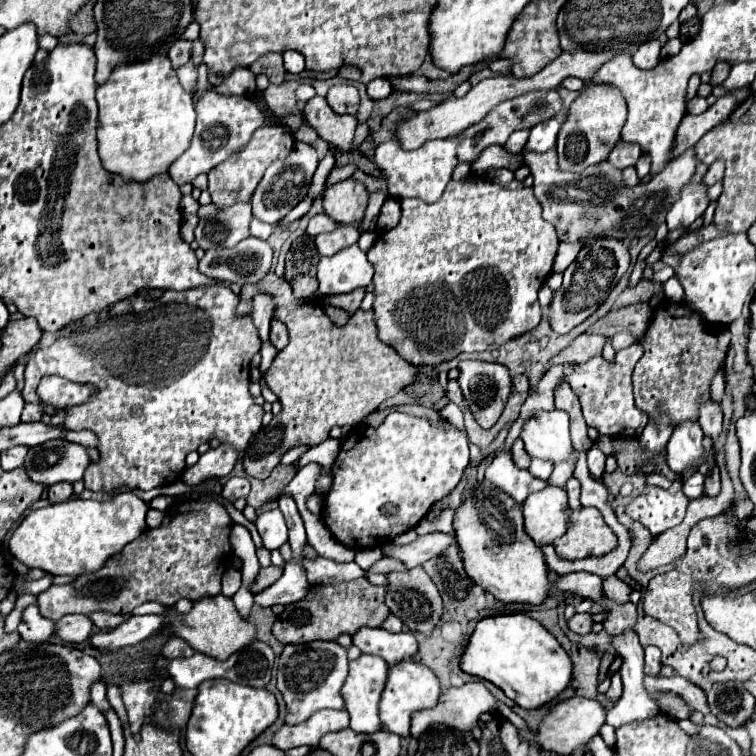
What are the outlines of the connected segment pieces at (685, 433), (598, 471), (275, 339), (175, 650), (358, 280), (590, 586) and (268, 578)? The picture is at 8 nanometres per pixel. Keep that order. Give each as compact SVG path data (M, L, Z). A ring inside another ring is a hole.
M683 421L675 427L667 443L667 463L675 473L685 475L703 457L701 439L703 431L697 421Z
M591 447L591 451L587 453L587 463L589 463L589 471L595 479L601 479L603 471L605 471L605 453L599 451L597 447Z
M273 319L271 321L271 343L273 343L273 347L281 351L287 345L287 339L289 339L289 335L287 335L285 325L281 321Z
M169 637L169 641L161 647L161 655L165 659L177 659L177 657L191 657L195 651L183 641L183 639L177 639L177 637Z
M351 245L333 257L321 257L317 279L323 295L349 293L371 283L373 265L367 261L367 255L359 249L359 245Z
M585 571L567 573L567 575L555 575L553 583L555 583L555 587L559 591L577 593L577 595L583 595L583 597L593 599L593 601L599 601L601 595L603 595L601 577L591 575L591 573L585 573Z
M269 565L269 567L261 567L259 575L255 577L255 581L249 585L249 591L251 593L261 593L263 589L267 589L269 585L273 585L279 577L281 577L283 569L281 567L275 567L275 565Z

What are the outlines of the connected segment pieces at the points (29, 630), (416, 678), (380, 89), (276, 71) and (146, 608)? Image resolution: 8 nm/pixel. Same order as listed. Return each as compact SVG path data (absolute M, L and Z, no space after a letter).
M29 605L23 609L21 623L17 627L21 639L29 643L43 643L53 635L53 629L55 629L55 621L41 617L37 605Z
M399 661L395 665L389 665L385 689L379 701L379 719L383 723L383 729L387 727L387 731L391 733L399 733L401 737L407 737L411 713L419 709L431 709L439 701L439 693L441 693L439 679L425 665L415 661Z
M375 79L375 81L371 81L371 83L367 85L367 91L369 91L369 95L371 95L375 101L379 101L379 99L389 97L391 91L393 91L393 87L391 87L391 81L389 81L389 79Z
M269 53L269 55L263 55L259 57L251 67L249 67L251 73L259 75L259 73L265 73L269 77L271 83L275 85L281 85L285 81L285 69L283 69L283 57L279 53Z
M153 601L144 603L136 607L132 611L128 612L127 614L131 616L146 615L146 614L162 614L166 611L166 609L167 607L165 607L164 605L161 605L160 603Z

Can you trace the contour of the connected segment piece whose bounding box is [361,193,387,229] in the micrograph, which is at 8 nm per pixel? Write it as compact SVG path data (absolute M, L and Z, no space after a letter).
M375 193L375 195L371 195L371 199L369 199L369 205L367 205L367 211L365 211L365 217L363 217L363 221L361 221L361 225L367 229L369 227L369 223L379 215L379 211L381 211L381 205L383 205L383 201L387 199L387 195L383 195L383 193Z

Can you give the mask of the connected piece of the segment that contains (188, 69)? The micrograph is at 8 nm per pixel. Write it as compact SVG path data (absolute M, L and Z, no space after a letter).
M189 61L187 65L183 65L183 67L179 67L179 69L177 69L177 77L179 77L179 81L181 81L183 89L185 89L187 93L195 95L195 83L197 83L197 69L193 67L193 63L191 63L191 61Z

